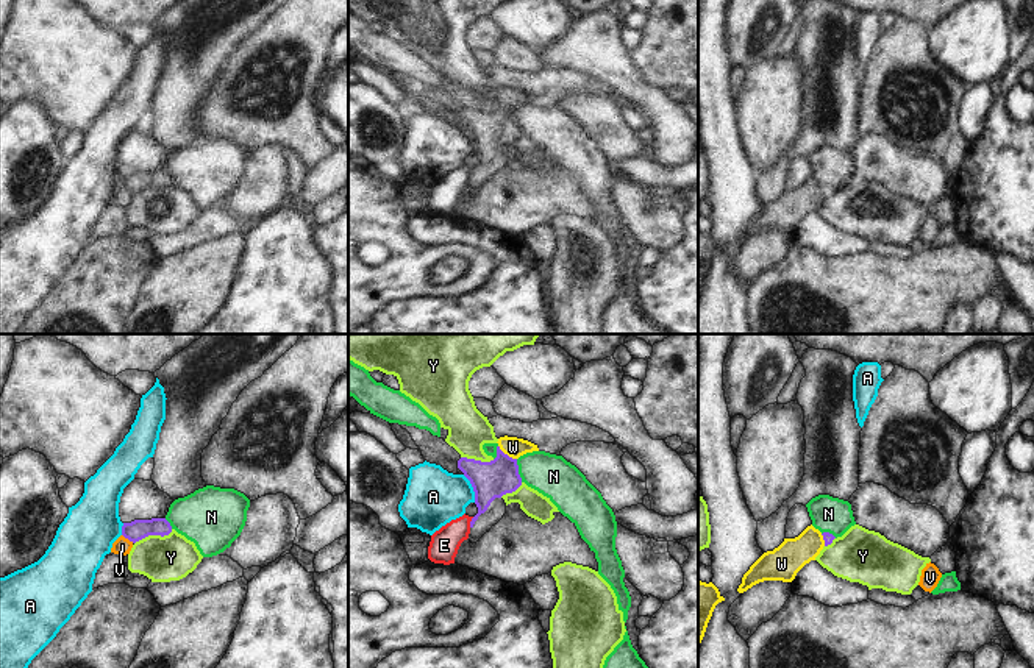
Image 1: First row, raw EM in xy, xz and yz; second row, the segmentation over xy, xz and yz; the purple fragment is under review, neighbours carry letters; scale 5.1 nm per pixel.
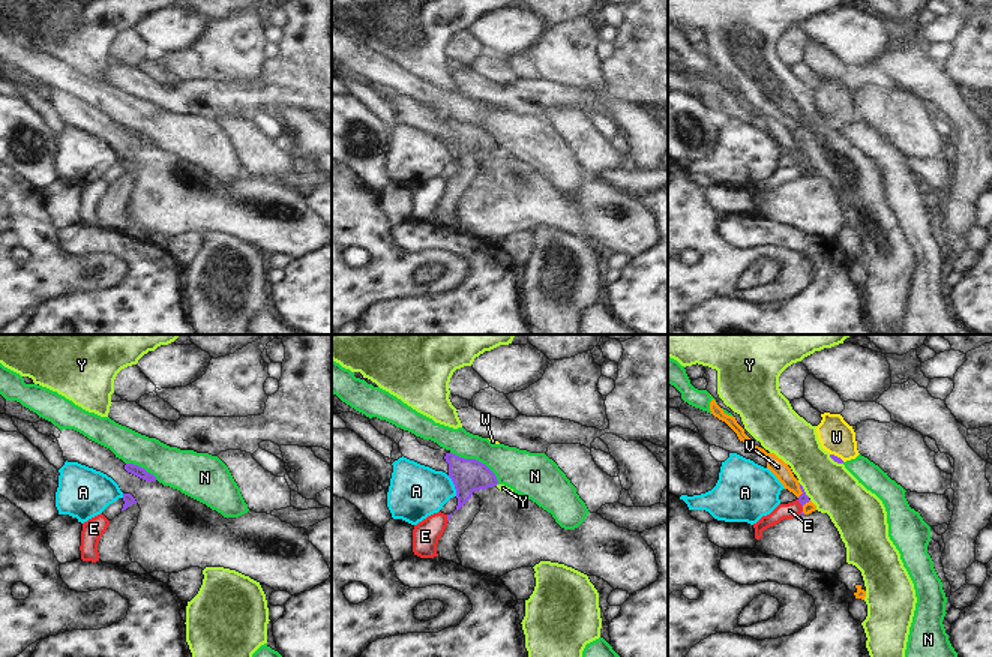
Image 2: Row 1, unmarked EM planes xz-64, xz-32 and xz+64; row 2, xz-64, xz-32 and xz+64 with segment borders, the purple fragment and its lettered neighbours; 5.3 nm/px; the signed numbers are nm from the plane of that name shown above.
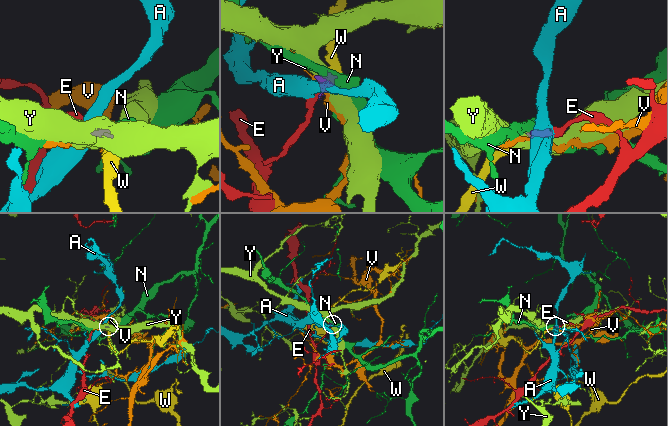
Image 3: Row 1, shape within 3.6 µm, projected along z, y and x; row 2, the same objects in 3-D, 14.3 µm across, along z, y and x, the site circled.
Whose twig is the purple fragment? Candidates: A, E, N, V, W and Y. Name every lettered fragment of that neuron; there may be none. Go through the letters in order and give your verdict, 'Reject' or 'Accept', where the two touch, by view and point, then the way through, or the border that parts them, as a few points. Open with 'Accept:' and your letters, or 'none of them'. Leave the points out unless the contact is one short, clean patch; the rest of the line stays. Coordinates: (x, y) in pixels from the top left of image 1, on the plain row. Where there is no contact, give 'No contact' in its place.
Accept: W
A: Reject. Touches purple at xz (474, 139). Boundary: xz (463, 125), (472, 138), (475, 152)
E: Reject. Touches purple at xz (470, 172). Boundary: xz (474, 167), (469, 177)
N: Reject. Touches purple at xz (517, 120). Boundary: xz (516, 110), (522, 131)
V: Reject. Touches purple at xy (128, 189). Boundary: xy (122, 184), (133, 192)
W: Accept. Touches purple at xz (506, 105). Path across: xz (492, 130), (503, 119), (506, 105), (513, 97)
Y: Reject. Touches purple at xy (153, 184). Boundary: xy (172, 180), (163, 186), (146, 186), (135, 194)

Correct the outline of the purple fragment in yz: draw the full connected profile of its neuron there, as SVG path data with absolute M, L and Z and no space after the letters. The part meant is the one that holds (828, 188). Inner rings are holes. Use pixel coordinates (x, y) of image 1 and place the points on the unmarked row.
M812 175L798 187L784 189L773 201L764 203L743 225L737 242L743 243L764 231L792 233L797 223L831 195L836 187L829 183L820 183Z

